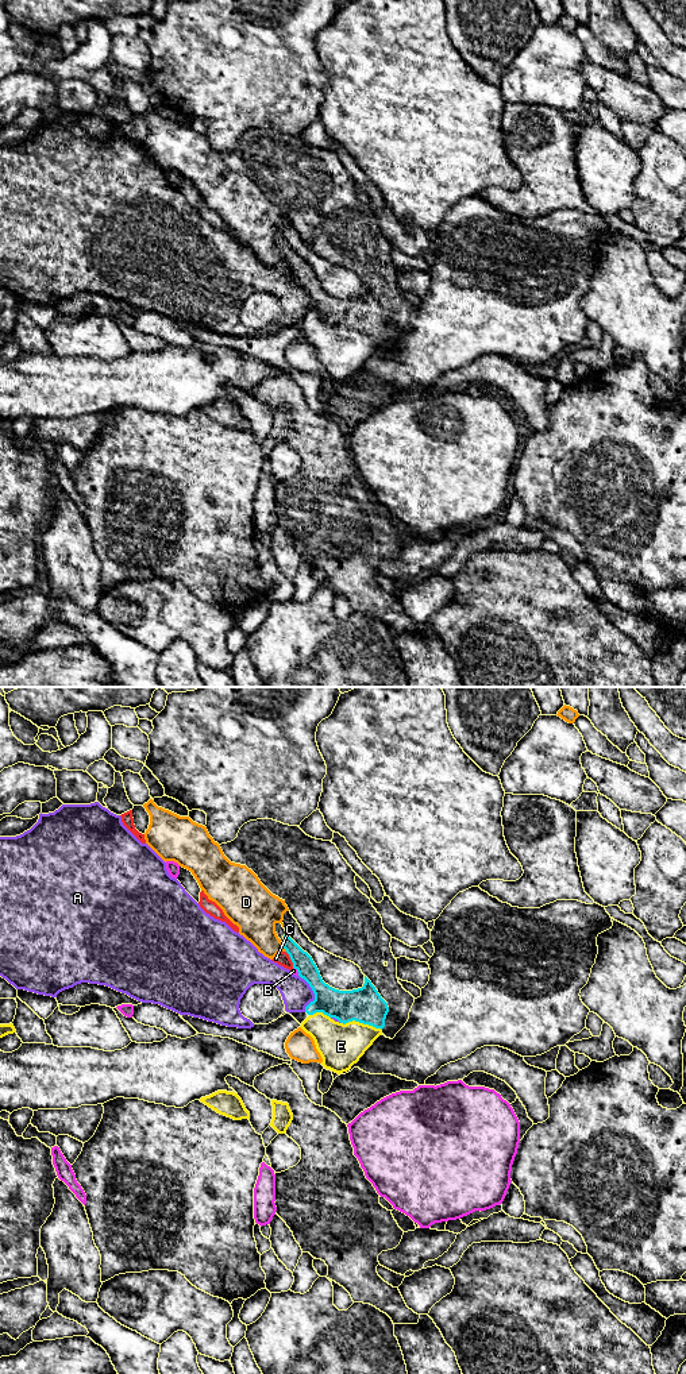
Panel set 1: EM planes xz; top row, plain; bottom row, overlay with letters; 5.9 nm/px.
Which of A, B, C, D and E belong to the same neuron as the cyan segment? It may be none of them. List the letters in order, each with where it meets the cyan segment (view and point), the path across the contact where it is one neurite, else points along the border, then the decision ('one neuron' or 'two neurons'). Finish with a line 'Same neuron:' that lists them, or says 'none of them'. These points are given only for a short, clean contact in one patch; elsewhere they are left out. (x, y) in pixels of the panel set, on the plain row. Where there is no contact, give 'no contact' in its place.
A: contact xz (313, 301); border xz (299, 284), (313, 303), (313, 308), (305, 316), (305, 320); two neurons
B: contact xz (297, 280); two neurons
C: contact xz (291, 267); two neurons
D: contact xz (284, 257); two neurons
E: contact xz (361, 331); way xz (365, 313), (361, 331), (340, 355); one neuron
Same neuron: E

